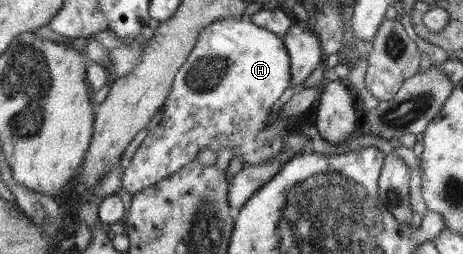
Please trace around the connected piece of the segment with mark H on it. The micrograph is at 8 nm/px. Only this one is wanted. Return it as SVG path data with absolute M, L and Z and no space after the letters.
M242 17L239 20L234 18L226 18L223 20L215 21L213 24L207 25L200 33L198 41L194 44L190 55L184 62L184 65L180 66L180 69L176 72L170 93L168 94L167 100L165 101L164 114L158 125L152 130L136 152L134 153L129 166L126 168L124 174L121 175L122 185L128 193L135 194L140 192L160 180L166 177L170 177L173 173L176 173L179 169L182 169L185 165L188 165L191 161L197 159L199 151L202 149L212 149L212 151L218 152L224 148L233 149L233 157L241 157L244 159L244 165L258 165L269 161L271 157L277 157L281 151L285 151L284 138L295 131L297 127L304 124L306 121L312 120L311 113L300 114L291 118L283 118L282 116L276 117L276 121L268 121L270 119L270 113L272 113L272 107L274 103L282 97L282 93L288 89L291 85L291 61L289 53L287 52L286 46L284 45L283 38L277 36L275 33L268 31L267 29L261 28L259 25L252 23L252 20L247 17Z

